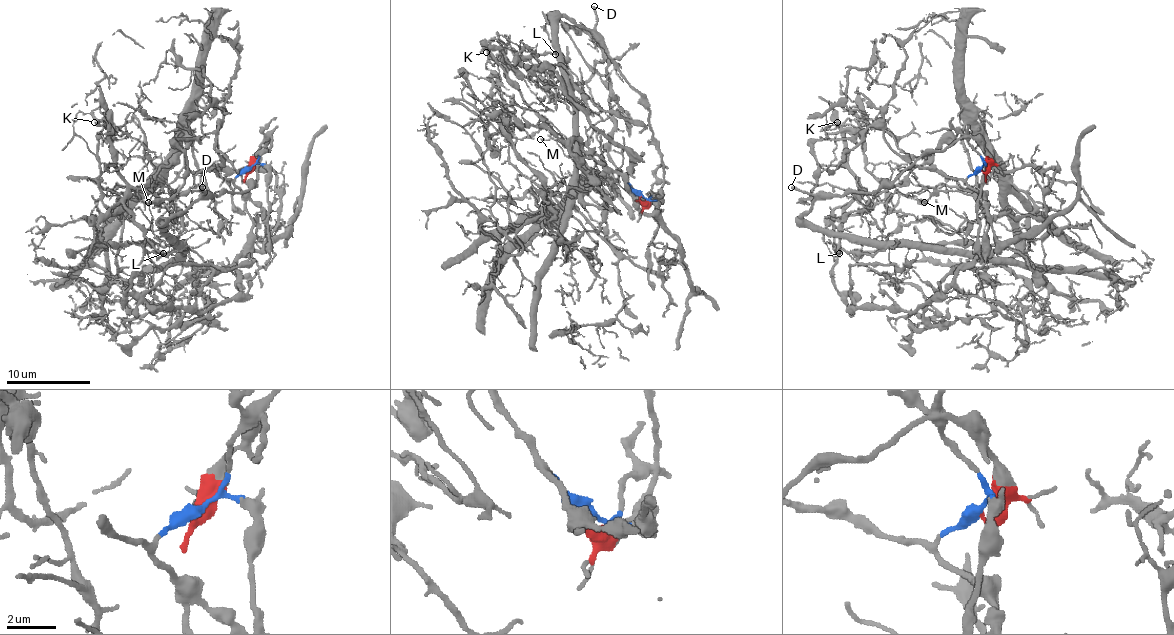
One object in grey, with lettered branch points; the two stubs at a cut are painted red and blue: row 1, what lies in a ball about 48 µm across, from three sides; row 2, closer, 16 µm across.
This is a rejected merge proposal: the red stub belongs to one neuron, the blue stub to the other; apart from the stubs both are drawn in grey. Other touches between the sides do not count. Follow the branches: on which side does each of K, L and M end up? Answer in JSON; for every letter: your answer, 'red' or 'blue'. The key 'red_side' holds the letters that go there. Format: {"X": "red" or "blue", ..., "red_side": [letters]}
{"K": "blue", "L": "blue", "M": "blue", "red_side": []}

